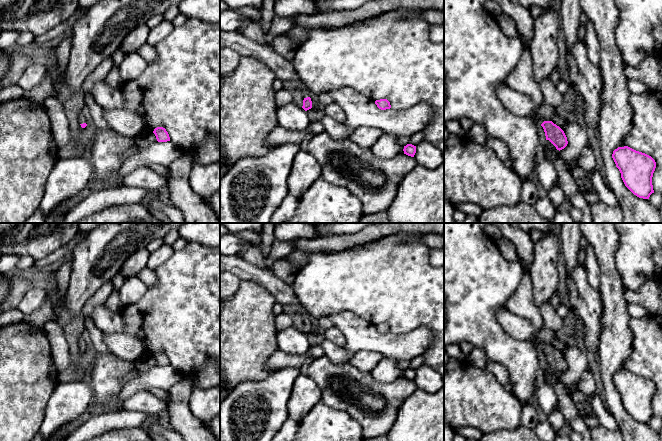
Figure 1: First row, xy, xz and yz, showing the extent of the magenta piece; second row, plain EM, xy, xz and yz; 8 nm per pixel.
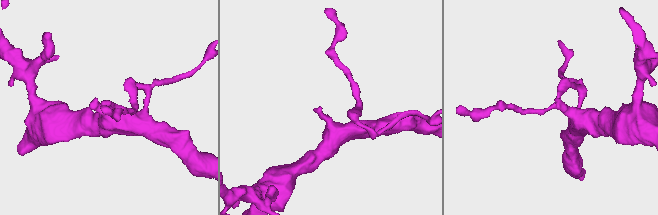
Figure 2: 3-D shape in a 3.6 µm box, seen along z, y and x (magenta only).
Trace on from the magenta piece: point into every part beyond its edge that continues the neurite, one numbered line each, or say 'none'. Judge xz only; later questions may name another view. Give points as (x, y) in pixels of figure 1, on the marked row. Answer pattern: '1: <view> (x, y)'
1: xz (284, 70)

